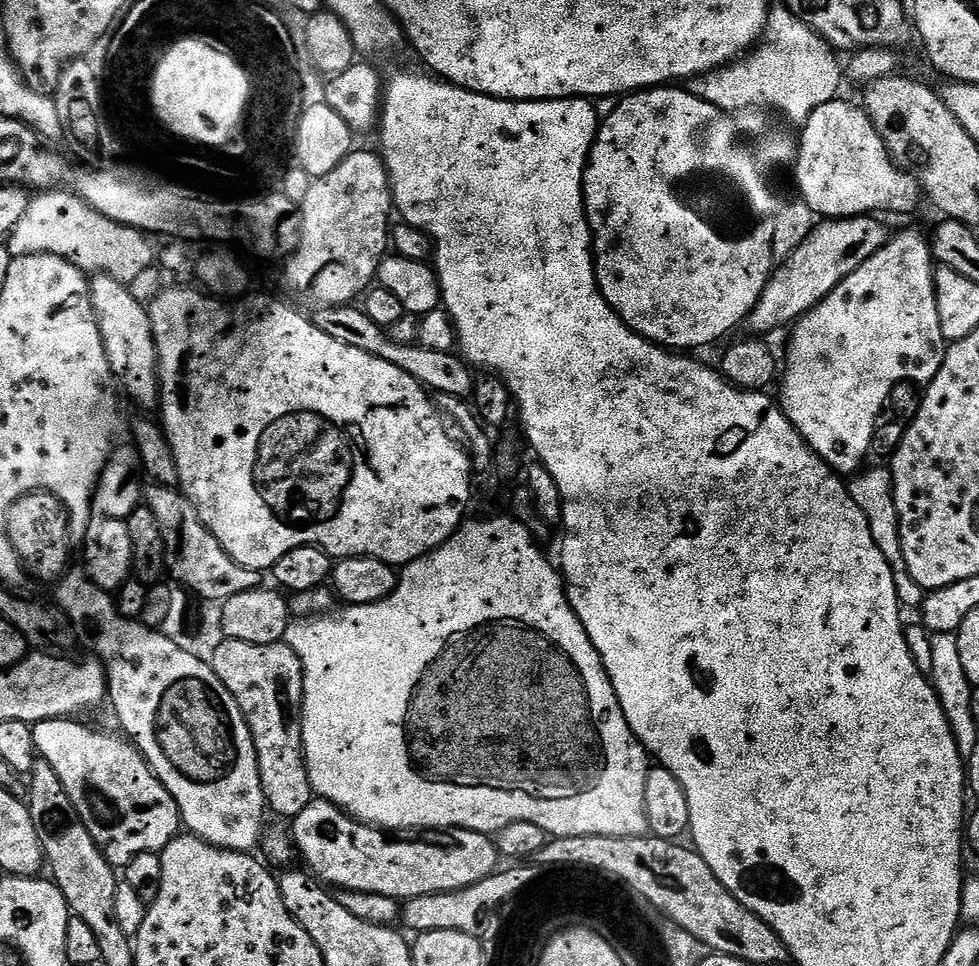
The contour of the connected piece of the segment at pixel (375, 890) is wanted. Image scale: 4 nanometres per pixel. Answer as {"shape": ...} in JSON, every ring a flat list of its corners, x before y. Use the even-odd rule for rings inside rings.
{"shape":[[313,798,302,814,291,817,290,824,295,851,304,855,311,875,336,890,386,895,403,902,422,894,474,886,498,868,495,839,465,828,436,830,429,840,391,840,381,829,353,820,336,804,319,798]]}

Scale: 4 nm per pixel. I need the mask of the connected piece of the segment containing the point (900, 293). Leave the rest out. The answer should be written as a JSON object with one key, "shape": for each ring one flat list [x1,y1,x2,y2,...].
{"shape":[[900,232,897,236,895,233,889,239,888,244,882,246,882,250,878,250,878,254,866,258,866,262,862,262,862,266,858,266,858,270,854,270,854,274,850,274,845,280,838,282,838,286,834,286,834,290,830,294,826,294,826,298,822,298,822,302,818,302,818,306,814,306,806,315,801,316,791,332,792,337,788,340,788,353,782,356,782,375,778,380,778,388,780,384,780,396,778,395,780,409,783,410,788,421,792,423,794,430,798,430,800,437,808,443,813,454,819,460,823,460,833,472,837,474,859,473,862,468,860,463,867,458,868,451,872,448,872,435,876,432,876,419,879,418,880,411,883,410,888,395,895,390,896,384,902,383,903,380,913,380,914,383,920,384,919,386,927,385,928,381,933,380,940,369,942,345,945,343,945,339,938,322,934,261,925,233,924,236,920,232]]}

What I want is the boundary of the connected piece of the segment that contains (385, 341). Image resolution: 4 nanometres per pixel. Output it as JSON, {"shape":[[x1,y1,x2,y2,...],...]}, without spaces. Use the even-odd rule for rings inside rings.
{"shape":[[341,306,338,308,315,309,314,322,318,330,330,334,330,338,338,338,338,342,346,342,346,346,354,346,358,350,366,350,366,354,374,354,414,377,432,394,450,394,461,398,471,397,476,386,476,376,463,355,455,351,426,350,414,344,399,344,388,337,388,333,378,322,373,322,370,314,366,314,360,306]]}

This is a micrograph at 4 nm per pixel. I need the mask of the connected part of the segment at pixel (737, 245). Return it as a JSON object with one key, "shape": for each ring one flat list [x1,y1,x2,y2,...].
{"shape":[[661,86,633,92,625,95,617,103,616,109,603,117,602,123,596,129,596,140,588,155,588,164,584,167,584,212,588,215,588,226,592,229,596,284,606,302,639,336,669,350,692,350,688,348,704,348,747,321,762,290,768,284,768,277,774,271,774,192,764,185,763,179,765,177,746,147,732,117,718,110,709,100,698,98,683,87]]}

